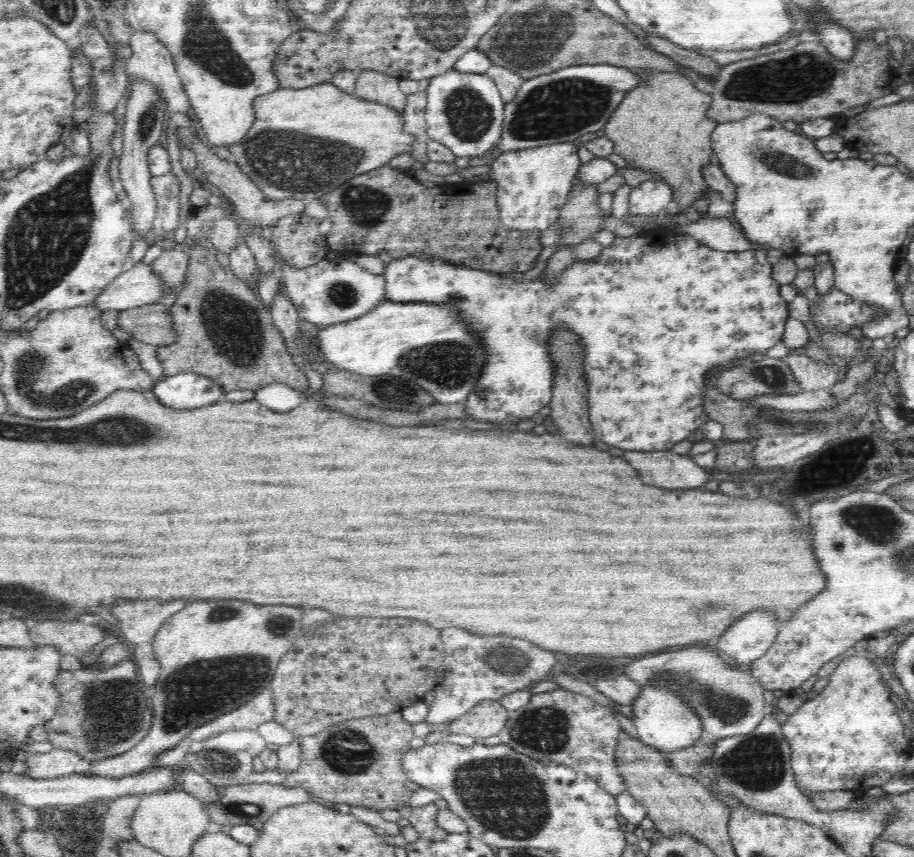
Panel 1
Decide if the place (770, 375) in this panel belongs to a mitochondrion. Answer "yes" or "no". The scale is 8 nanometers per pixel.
yes

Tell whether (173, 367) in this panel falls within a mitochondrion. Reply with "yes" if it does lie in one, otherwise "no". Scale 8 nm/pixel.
no

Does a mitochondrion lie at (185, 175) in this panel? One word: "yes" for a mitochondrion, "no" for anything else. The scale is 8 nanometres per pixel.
no

